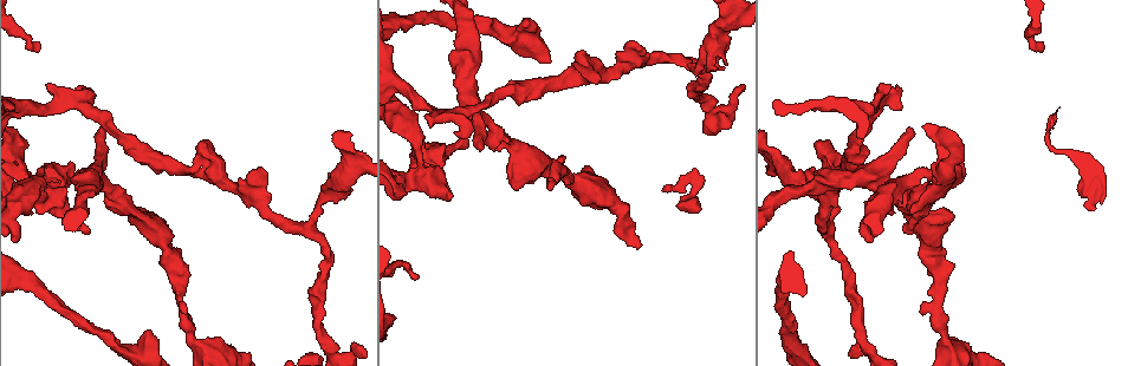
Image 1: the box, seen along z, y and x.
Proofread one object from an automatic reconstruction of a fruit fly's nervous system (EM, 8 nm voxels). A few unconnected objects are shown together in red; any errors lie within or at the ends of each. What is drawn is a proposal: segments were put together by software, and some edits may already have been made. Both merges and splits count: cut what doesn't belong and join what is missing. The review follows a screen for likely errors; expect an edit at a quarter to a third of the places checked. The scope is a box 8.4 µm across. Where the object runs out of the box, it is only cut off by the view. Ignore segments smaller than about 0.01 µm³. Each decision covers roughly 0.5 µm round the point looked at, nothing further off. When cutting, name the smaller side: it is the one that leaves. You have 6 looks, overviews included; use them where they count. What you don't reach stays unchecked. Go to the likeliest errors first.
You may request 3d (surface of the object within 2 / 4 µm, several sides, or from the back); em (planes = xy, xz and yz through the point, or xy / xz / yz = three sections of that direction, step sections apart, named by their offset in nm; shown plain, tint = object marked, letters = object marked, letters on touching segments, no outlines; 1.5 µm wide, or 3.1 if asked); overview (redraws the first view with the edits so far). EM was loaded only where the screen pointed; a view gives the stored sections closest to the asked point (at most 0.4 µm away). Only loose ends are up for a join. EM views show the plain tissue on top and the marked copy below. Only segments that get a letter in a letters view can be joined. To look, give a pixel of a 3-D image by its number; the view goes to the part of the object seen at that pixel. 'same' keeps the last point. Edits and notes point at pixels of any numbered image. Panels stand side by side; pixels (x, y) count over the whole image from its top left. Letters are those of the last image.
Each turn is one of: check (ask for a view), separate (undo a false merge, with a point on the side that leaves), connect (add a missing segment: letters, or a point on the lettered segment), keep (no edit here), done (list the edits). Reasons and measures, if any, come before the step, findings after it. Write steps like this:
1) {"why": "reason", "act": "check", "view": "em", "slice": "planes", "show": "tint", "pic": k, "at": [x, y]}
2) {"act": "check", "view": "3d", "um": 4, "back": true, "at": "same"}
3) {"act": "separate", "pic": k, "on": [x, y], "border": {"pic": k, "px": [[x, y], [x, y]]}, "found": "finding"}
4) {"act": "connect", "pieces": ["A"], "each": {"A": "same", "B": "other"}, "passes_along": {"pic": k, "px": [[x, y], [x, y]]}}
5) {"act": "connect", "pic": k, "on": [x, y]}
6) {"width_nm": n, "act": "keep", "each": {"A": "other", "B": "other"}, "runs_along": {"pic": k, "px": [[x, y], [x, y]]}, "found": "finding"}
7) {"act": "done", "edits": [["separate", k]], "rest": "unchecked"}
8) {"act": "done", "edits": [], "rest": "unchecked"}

{"why": "an open end", "act": "check", "view": "em", "slice": "planes", "show": "letters", "pic": 1, "at": [481, 144]}

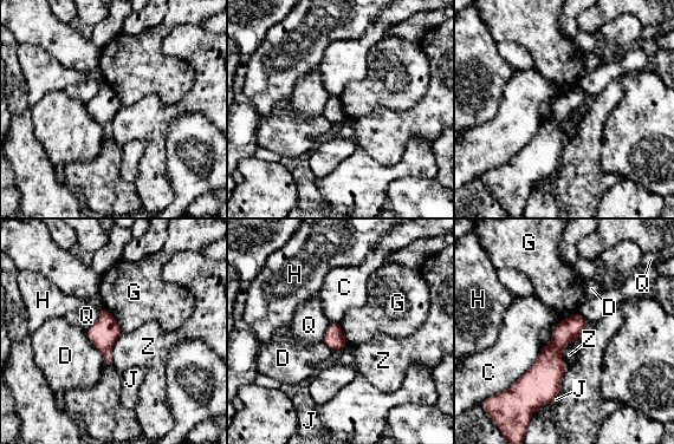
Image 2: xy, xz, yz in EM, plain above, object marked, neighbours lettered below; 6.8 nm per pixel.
{"act": "keep", "each": {"C": "other", "D": "other", "G": "other", "H": "other", "J": "other", "Q": "other", "Z": "other"}, "found": "none of them fits"}

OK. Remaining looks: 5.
{"why": "tapers out", "act": "check", "view": "3d", "um": 4, "pic": 1, "at": [39, 49]}

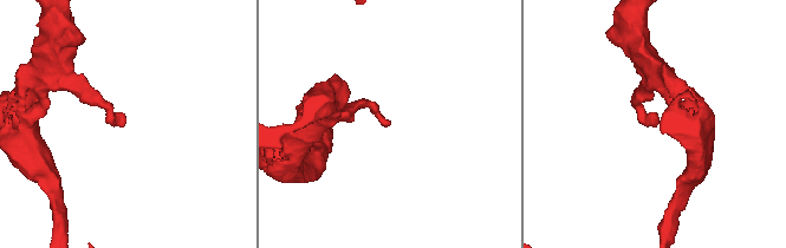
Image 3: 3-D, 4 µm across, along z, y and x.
{"act": "check", "view": "em", "slice": "xz", "step": 4, "show": "tint", "pic": 3, "at": [657, 123]}

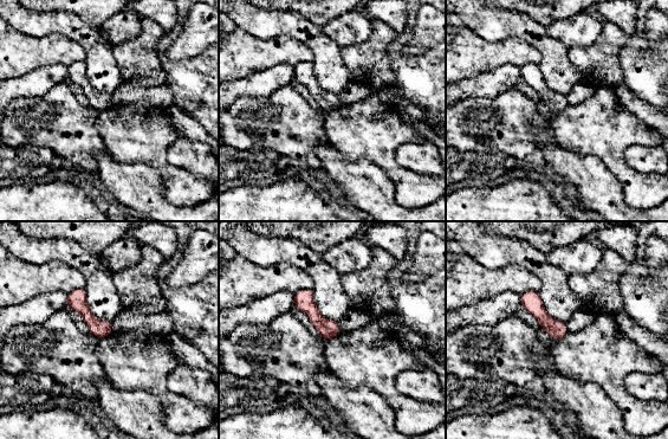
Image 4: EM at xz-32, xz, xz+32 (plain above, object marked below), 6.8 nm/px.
{"why": "another direction", "act": "check", "view": "em", "slice": "planes", "show": "letters", "at": "same"}

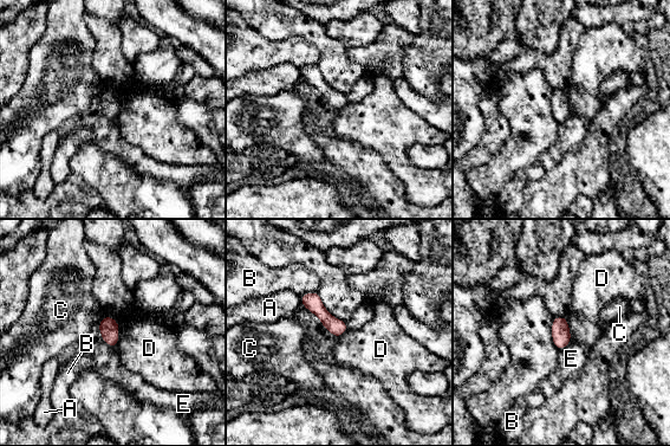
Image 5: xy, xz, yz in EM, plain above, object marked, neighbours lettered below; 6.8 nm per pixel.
{"width_nm": 120, "act": "keep", "each": {"A": "other", "B": "other", "C": "other", "D": "other", "E": "other"}, "runs_along": {"pic": 5, "px": [[305, 297], [336, 327], [343, 328]]}, "found": "none of them fits"}

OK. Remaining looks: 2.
{"why": "branch stops here", "act": "check", "view": "em", "slice": "planes", "show": "letters", "pic": 1, "at": [714, 69]}

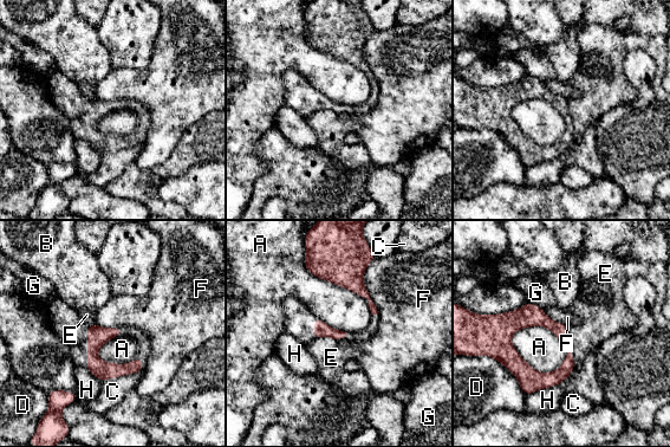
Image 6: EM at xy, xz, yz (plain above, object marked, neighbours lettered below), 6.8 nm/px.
{"longest_contact_nm": ["A", 420], "act": "keep", "each": {"A": "other", "B": "other", "C": "other", "D": "other", "E": "other", "F": "other", "G": "other", "H": "other"}, "found": "no lettered segment goes on from it"}

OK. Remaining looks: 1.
{"act": "done", "edits": [], "rest": "unchecked"}

